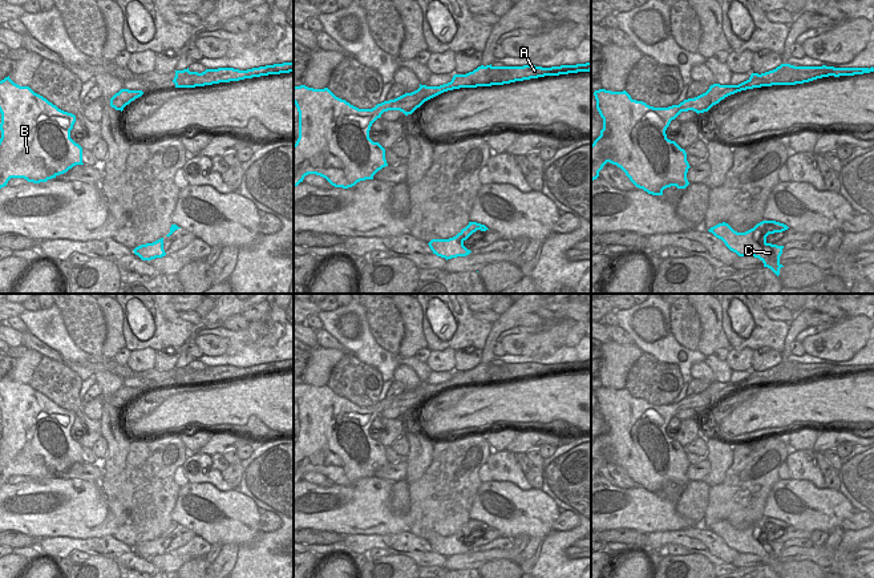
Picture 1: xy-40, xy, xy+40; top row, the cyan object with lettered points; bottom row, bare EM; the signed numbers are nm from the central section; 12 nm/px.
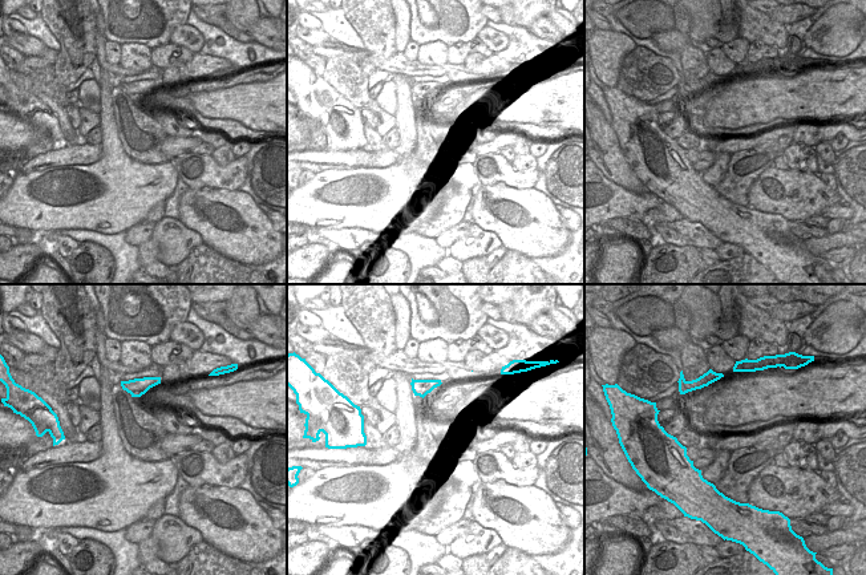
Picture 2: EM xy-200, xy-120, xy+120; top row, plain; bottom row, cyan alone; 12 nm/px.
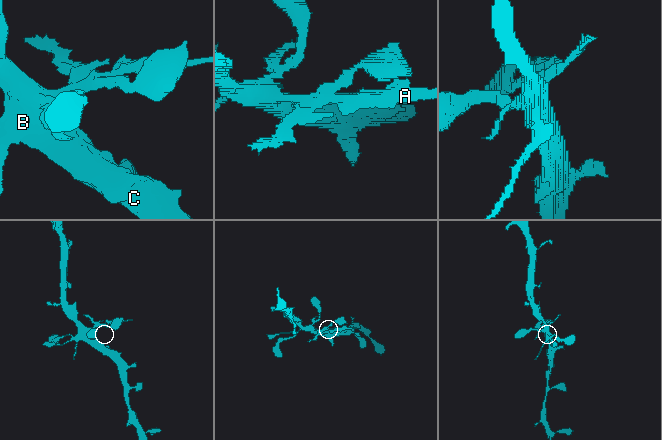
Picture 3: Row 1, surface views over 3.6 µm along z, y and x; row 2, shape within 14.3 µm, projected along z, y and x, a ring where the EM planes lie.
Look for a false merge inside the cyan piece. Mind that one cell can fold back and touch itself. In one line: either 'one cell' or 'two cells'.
two cells

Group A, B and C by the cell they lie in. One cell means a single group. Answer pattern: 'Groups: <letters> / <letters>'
Groups: A / B C

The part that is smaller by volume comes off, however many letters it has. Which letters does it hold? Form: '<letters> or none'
A

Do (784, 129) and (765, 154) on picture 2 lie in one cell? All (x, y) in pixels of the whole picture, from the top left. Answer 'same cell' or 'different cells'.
different cells

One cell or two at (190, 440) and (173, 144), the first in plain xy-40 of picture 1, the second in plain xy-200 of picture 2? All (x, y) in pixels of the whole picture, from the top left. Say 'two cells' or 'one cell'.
two cells

